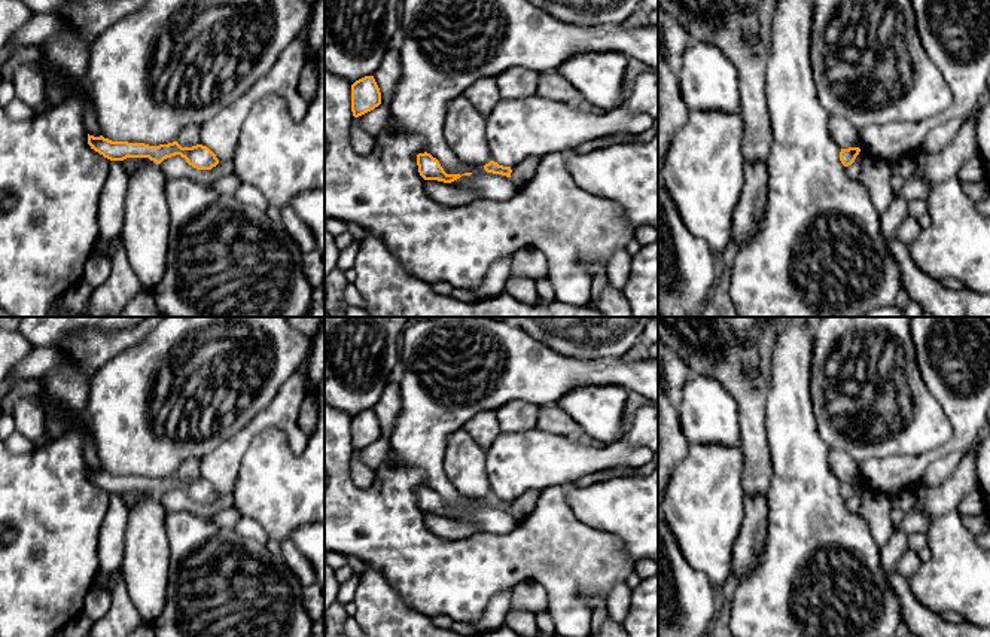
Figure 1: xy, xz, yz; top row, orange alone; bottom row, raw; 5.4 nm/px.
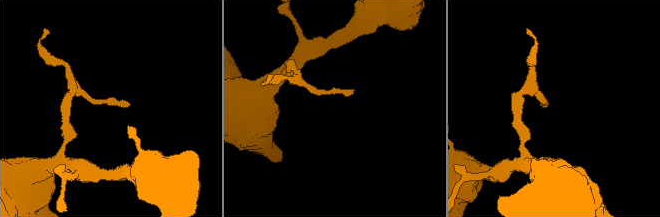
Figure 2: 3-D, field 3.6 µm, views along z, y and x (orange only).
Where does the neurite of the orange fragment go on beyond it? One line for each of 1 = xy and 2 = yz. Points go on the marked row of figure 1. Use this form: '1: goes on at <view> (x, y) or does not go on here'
1: does not go on here
2: does not go on here

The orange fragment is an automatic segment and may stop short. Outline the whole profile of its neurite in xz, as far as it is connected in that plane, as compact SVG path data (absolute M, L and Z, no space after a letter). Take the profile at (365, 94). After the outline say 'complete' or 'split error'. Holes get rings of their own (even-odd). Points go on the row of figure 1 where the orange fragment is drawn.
M365 76L351 85L351 112L359 118L381 104L381 92L374 76Z; complete

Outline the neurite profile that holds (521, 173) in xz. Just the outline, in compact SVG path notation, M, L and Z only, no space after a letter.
M527 158L518 165L511 167L511 180L517 188L521 188L526 185L537 171L537 165L540 162L540 158Z

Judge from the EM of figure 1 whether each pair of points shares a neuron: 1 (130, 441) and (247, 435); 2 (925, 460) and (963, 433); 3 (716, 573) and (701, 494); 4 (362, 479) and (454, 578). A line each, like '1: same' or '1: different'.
1: different
2: same
3: same
4: different

